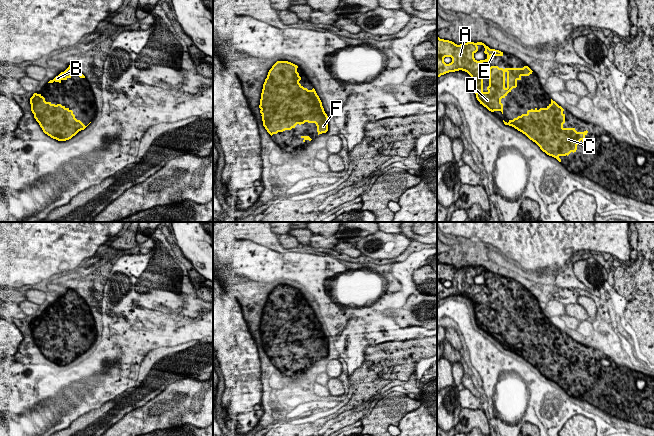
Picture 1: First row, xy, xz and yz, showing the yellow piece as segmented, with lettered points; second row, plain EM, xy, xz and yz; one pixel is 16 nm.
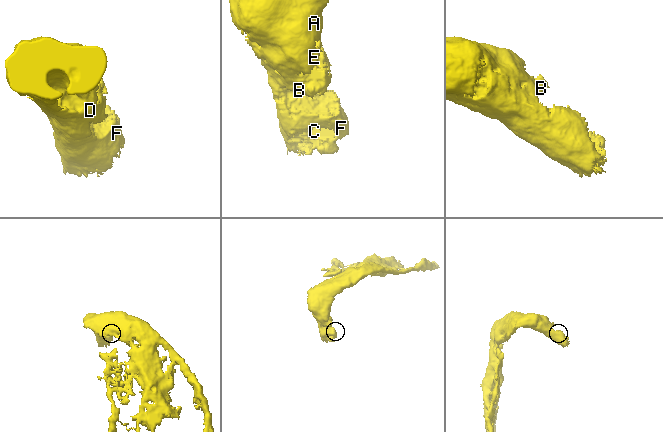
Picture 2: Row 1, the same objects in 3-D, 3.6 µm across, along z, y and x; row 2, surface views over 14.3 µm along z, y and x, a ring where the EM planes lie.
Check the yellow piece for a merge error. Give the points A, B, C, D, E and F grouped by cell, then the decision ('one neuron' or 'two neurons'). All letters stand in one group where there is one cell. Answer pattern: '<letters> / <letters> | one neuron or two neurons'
A B C D E F | one neuron

